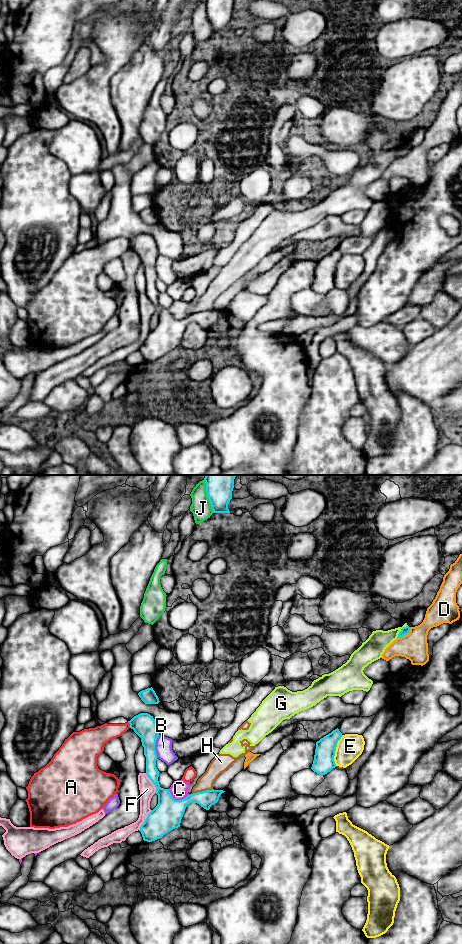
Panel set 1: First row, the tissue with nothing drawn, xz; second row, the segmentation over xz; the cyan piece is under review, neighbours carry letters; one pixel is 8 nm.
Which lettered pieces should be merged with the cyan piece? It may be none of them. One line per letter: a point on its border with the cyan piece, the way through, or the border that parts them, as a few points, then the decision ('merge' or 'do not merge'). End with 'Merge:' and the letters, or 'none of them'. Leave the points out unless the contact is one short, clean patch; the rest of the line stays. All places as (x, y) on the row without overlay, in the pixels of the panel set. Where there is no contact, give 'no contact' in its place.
A: xz (129, 243) | along xz (128, 241), (130, 247) | do not merge
B: xz (154, 266) | along xz (159, 255), (155, 265), (157, 277) | do not merge
C: xz (178, 320) | along xz (168, 309), (175, 319), (183, 319), (190, 314) | do not merge
D: xz (405, 154) | do not merge
E: xz (335, 270) | do not merge
F: xz (145, 340) | do not merge
G: xz (401, 150) | along xz (407, 145), (401, 149), (396, 157) | do not merge
H: xz (202, 311) | along xz (212, 308), (191, 314) | do not merge
J: xz (207, 16) | do not merge
Merge: none of them

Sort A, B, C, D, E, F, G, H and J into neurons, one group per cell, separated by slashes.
A / B / C G H / D / E / F / J

